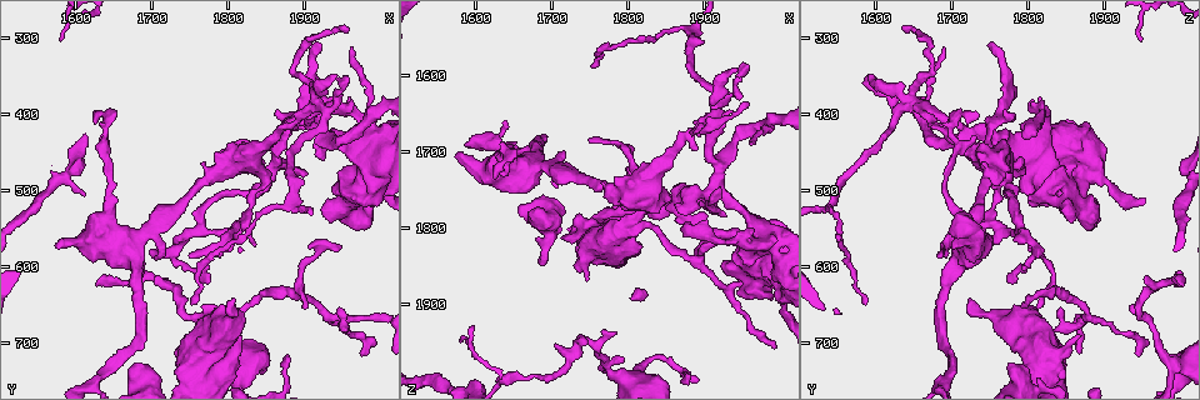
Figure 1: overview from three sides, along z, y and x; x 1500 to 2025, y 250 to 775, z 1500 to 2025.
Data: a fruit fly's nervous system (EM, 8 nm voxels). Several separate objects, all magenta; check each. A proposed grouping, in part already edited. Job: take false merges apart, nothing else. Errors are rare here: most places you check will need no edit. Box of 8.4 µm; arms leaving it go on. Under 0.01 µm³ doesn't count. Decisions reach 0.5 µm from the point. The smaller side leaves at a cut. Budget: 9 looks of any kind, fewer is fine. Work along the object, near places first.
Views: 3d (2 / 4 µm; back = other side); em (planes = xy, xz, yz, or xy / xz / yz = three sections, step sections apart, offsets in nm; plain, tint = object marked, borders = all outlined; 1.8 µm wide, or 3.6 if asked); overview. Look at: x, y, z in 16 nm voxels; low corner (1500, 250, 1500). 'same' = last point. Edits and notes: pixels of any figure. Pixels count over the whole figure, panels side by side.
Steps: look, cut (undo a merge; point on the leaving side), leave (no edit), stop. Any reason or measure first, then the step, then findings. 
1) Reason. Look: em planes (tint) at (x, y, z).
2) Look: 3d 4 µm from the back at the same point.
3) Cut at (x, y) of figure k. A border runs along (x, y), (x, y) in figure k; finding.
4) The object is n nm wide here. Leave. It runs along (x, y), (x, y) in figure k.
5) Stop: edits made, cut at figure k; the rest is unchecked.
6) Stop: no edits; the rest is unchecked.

Looks like a crossing. Look: em yz step 16 (tint) at (1930, 665, 1880).

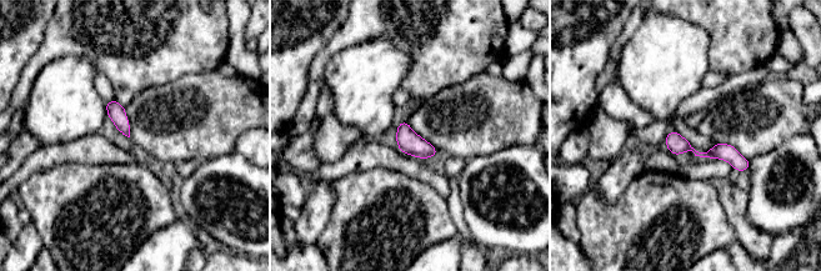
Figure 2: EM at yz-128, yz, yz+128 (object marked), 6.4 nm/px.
Leave. It runs along (669, 137), (697, 154), (730, 154), (746, 164) in figure 2; continuous, no second neuron.

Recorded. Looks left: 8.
Four arms meet. Look: em planes (plain) at (1825, 525, 1750).

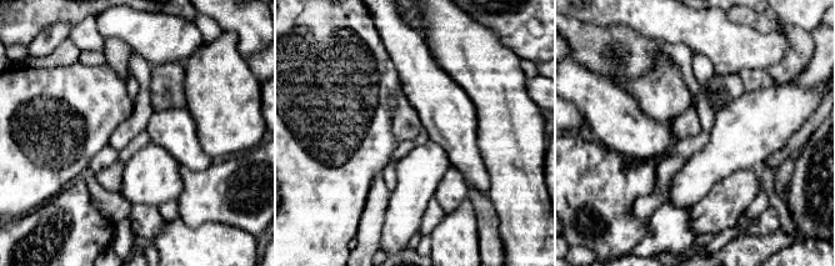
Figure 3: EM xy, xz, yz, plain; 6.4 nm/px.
Where the object lies. Look: em planes (tint) at the same point.

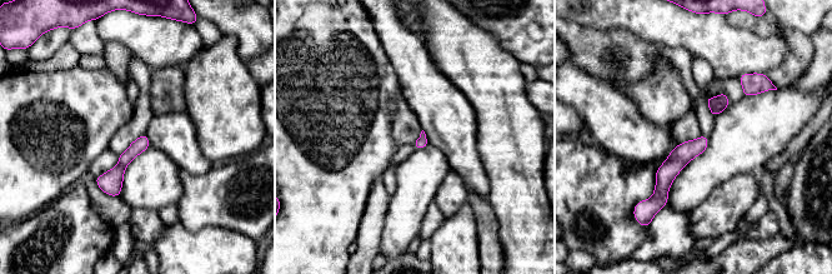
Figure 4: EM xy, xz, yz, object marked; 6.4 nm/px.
Cut at (138, 147) of figure 4. A border runs along (118, 164), (124, 168) in figure 4; a second neuron is stuck on.

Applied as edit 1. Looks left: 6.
See it whole again. Look: overview.

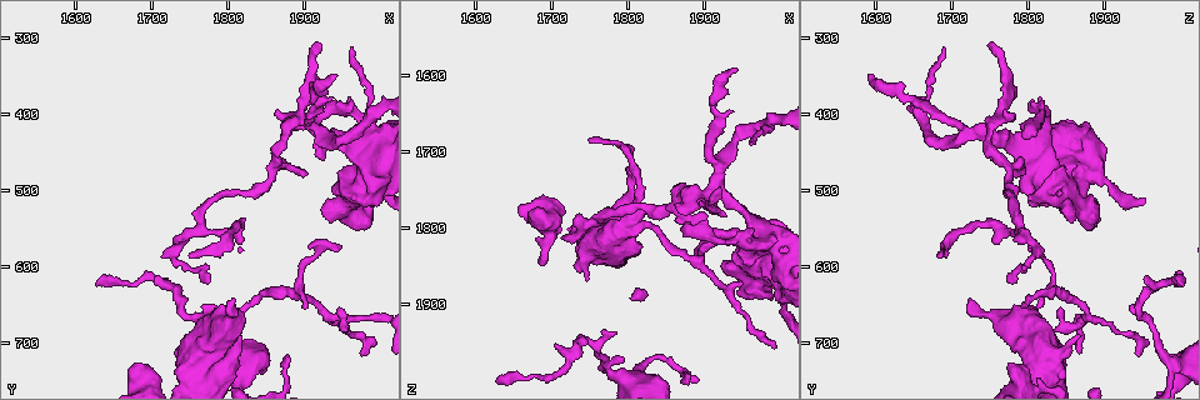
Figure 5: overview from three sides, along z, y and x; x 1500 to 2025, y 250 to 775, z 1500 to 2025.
Arms run side by side. Look: 3d 4 µm at (1915, 420, 1750).

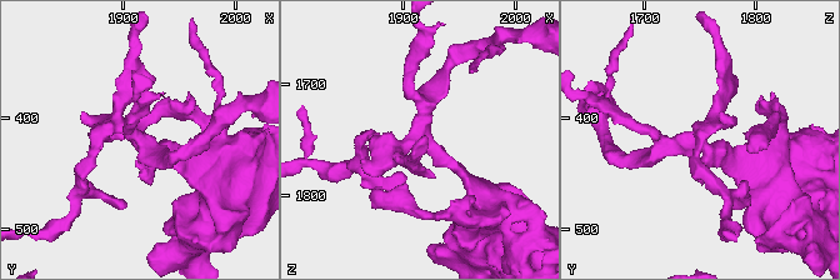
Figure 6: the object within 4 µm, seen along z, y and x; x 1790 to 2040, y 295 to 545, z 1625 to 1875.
Shape alone is not enough. Look: em planes (tint) at (1918, 422, 1748).

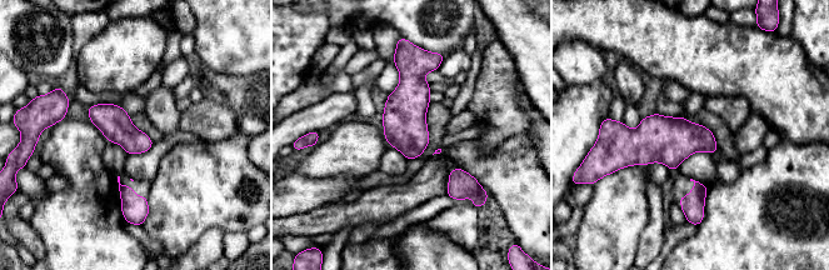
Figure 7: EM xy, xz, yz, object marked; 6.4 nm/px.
Leave. One neuron here.

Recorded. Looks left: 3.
Stop: edits made, cut at figure 4; the rest is unchecked.

